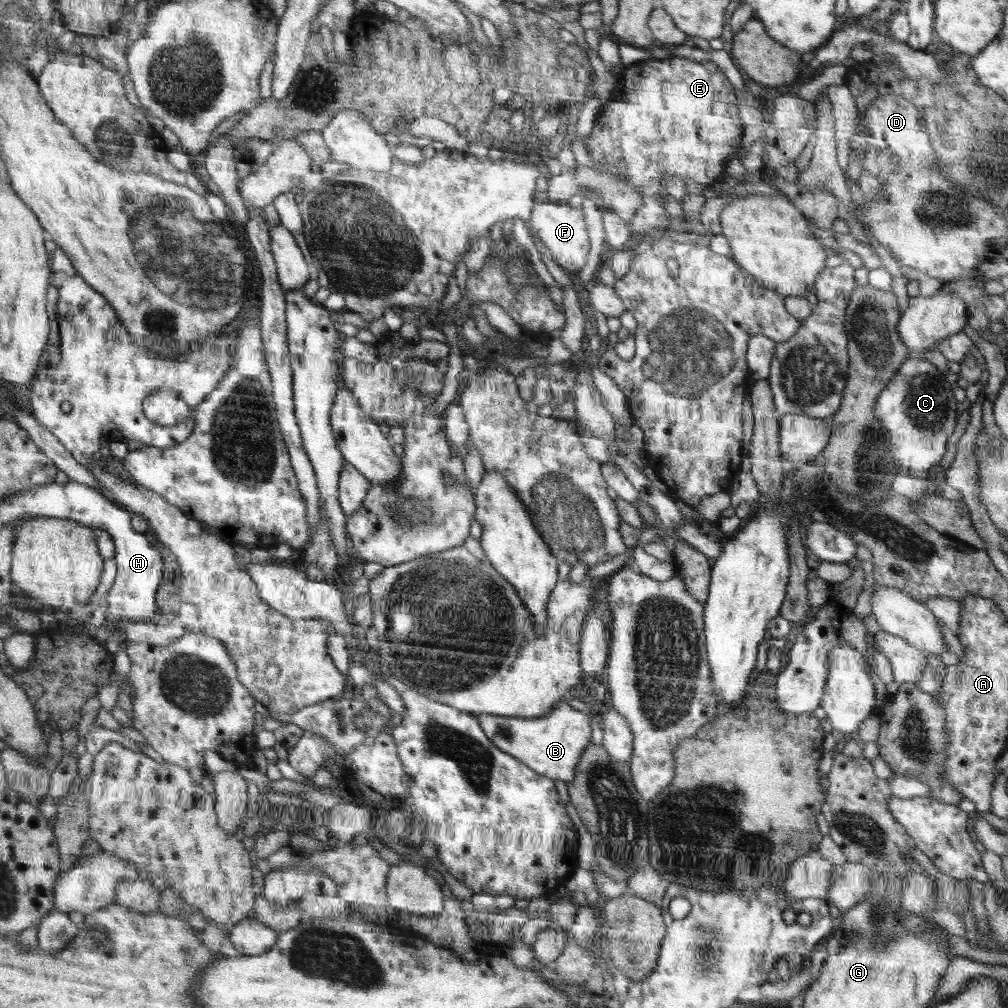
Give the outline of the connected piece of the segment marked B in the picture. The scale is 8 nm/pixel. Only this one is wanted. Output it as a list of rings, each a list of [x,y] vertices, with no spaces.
[[[565,700],[554,707],[550,714],[538,718],[483,714],[478,719],[482,730],[505,753],[524,761],[542,776],[567,784],[574,782],[576,766],[590,743],[590,720],[586,714],[570,708]]]

